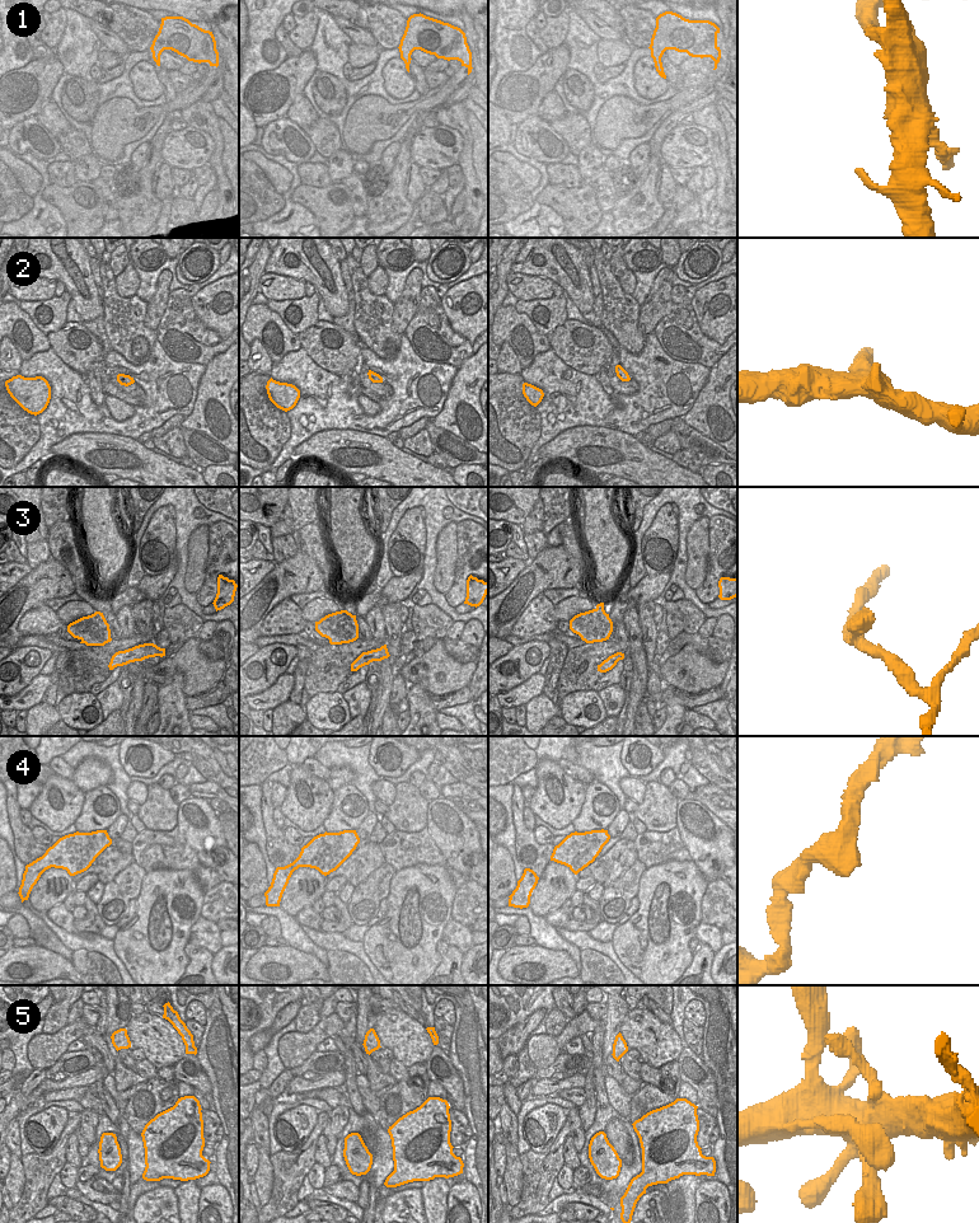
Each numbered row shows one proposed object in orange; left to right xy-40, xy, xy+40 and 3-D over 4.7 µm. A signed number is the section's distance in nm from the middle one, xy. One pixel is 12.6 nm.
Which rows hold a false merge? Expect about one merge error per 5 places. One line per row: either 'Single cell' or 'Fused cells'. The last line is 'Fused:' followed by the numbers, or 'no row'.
1: Single cell
2: Single cell
3: Single cell
4: Single cell
5: Single cell
Fused: no row

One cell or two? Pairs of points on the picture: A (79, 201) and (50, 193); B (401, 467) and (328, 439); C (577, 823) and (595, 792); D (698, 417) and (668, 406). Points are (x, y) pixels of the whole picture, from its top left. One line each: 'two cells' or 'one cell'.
A: one cell
B: one cell
C: one cell
D: two cells

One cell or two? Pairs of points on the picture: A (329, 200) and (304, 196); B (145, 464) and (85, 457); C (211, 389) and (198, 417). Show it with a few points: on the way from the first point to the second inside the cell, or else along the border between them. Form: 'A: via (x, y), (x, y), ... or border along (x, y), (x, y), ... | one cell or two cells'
A: via (323, 200), (310, 197) | one cell
B: via (130, 459), (123, 457), (101, 457) | one cell
C: via (210, 396), (202, 406), (202, 411) | one cell

